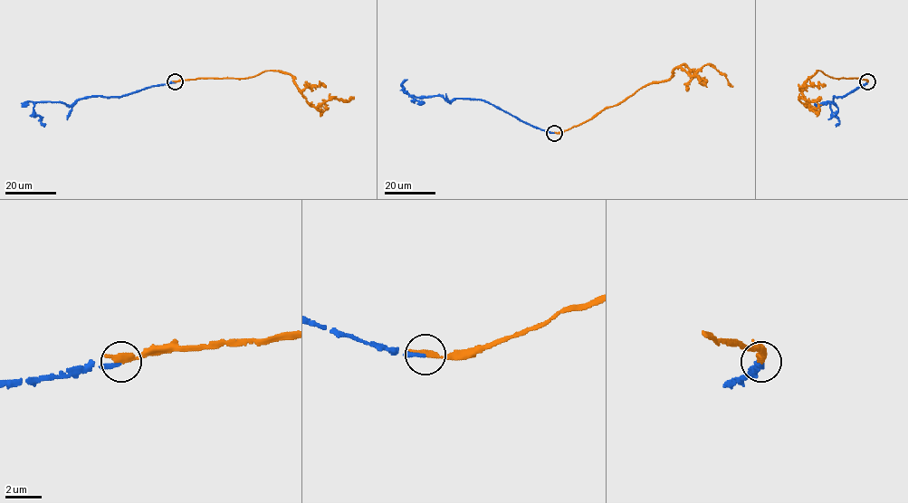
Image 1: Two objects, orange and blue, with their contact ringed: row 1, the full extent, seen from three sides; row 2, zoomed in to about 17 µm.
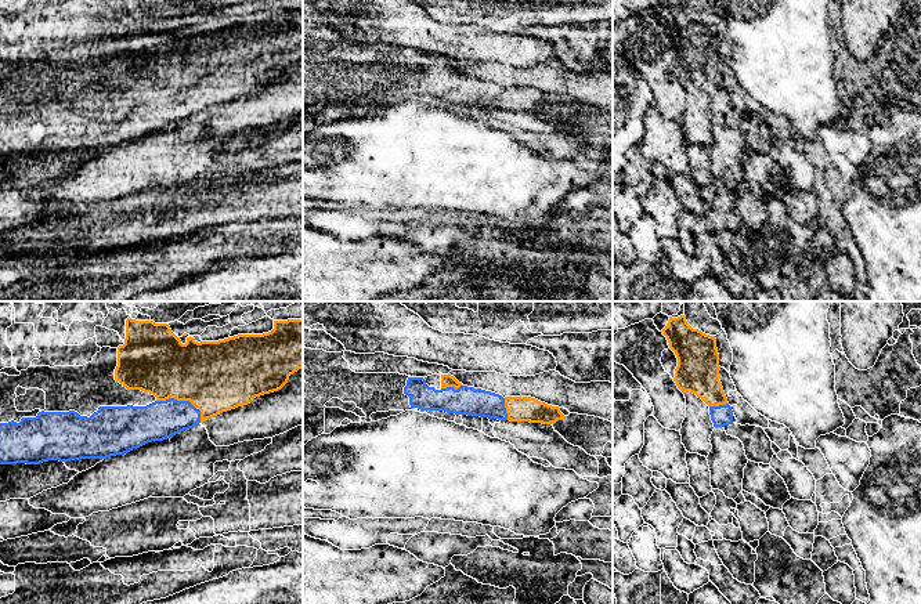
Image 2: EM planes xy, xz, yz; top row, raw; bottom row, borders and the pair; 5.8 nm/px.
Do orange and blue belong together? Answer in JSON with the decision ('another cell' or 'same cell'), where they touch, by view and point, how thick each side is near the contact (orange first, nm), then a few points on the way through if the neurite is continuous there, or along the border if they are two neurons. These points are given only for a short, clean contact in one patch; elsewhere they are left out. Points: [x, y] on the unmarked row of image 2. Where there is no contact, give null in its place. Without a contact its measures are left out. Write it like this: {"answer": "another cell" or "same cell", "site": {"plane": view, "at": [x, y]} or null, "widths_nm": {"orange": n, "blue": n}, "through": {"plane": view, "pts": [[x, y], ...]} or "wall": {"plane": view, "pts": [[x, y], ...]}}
{"answer": "same cell", "site": {"plane": "xy", "at": [184, 90]}, "widths_nm": {"orange": 420, "blue": 220}, "through": {"plane": "xy", "pts": [[215, 67], [184, 90], [162, 109]]}}

